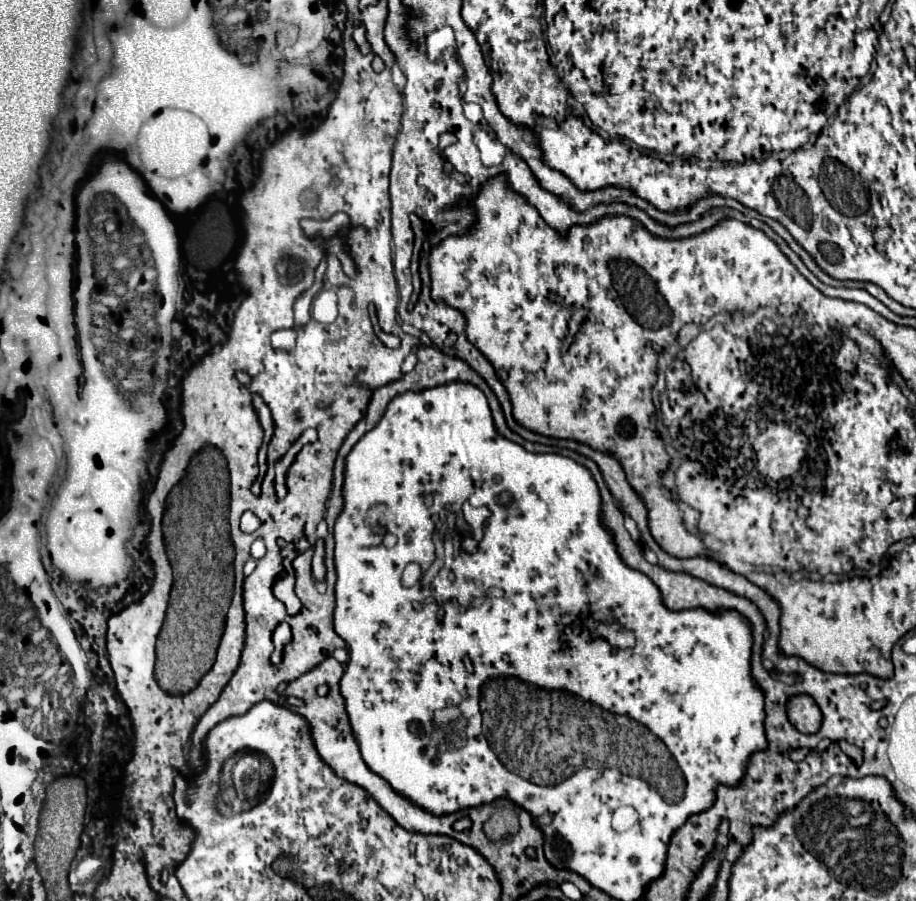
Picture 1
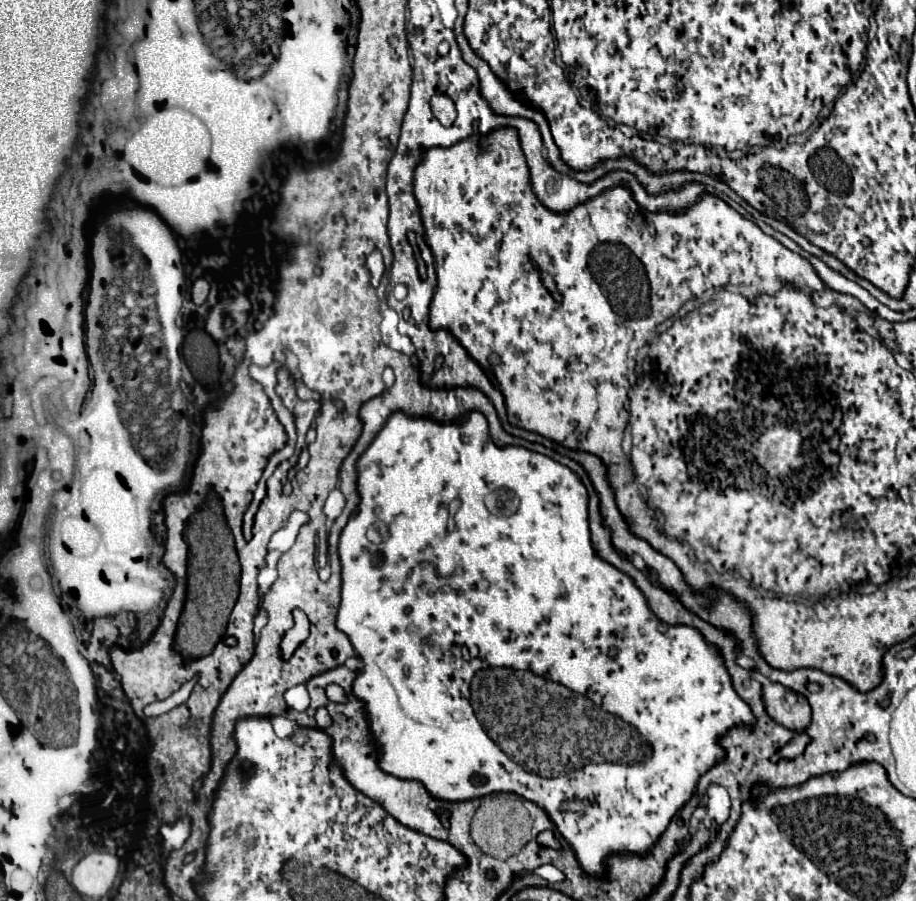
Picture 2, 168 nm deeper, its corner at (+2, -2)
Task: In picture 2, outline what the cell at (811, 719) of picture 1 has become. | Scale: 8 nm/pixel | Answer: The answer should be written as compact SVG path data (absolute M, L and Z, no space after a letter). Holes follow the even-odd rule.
M779 683L763 687L763 701L771 719L779 725L801 733L811 723L811 707L801 693L795 693Z

